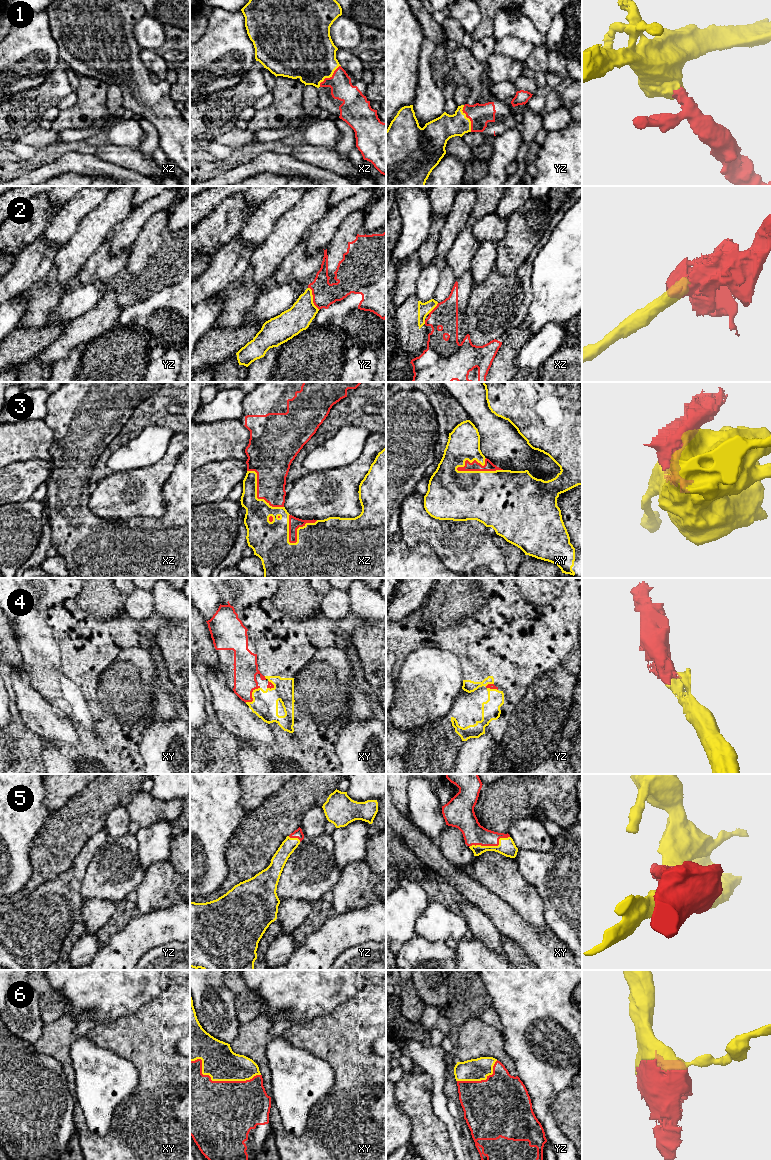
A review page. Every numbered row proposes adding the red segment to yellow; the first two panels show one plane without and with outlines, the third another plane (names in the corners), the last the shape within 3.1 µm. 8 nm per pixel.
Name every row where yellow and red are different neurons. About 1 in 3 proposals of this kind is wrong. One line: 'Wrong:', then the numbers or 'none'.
Wrong: 2

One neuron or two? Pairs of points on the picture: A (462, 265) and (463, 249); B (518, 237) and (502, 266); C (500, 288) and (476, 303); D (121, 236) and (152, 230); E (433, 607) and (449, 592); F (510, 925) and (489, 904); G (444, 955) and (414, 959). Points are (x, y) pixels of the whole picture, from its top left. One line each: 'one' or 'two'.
A: one
B: one
C: one
D: two
E: one
F: one
G: one

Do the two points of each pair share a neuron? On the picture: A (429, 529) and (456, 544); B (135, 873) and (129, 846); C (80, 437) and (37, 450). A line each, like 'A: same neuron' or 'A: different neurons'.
A: same neuron
B: same neuron
C: different neurons

